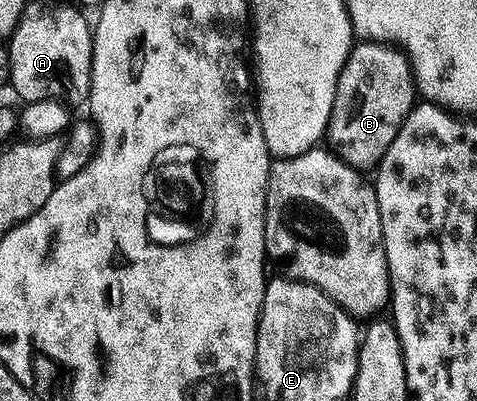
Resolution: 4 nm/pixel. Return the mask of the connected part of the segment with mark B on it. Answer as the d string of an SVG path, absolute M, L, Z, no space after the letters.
M388 42L357 43L337 78L337 92L326 131L327 143L347 164L379 165L417 100L412 63L399 47Z

